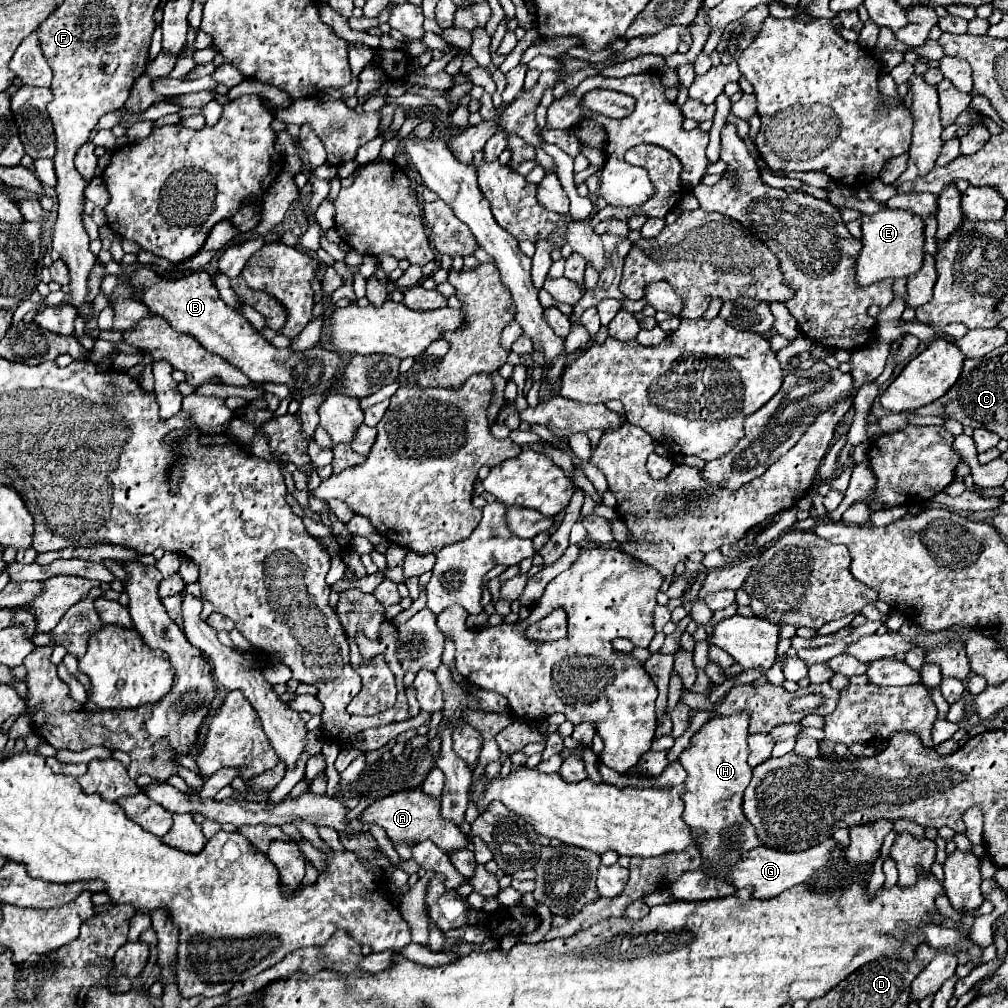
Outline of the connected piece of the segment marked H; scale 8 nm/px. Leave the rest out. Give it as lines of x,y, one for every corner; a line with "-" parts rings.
749,713
713,717
691,737
693,747
685,749
679,757
687,771
685,793
681,795
685,803
683,821
693,831
697,849
703,857
703,867
721,867
721,875
729,875
729,863
733,863
733,859
745,859
747,851
763,845
755,827
743,813
743,793
753,775
753,769
747,763
747,725

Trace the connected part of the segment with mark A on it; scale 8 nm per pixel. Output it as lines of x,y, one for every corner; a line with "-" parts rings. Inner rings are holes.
411,789
411,791
399,791
395,795
387,795
385,799
375,801
373,805
369,805
363,813
361,813
361,821
365,825
369,823
377,823
387,837
391,839
393,845
397,843
405,843
405,845
417,845
425,839
433,841
441,851
451,853
451,851
459,851
467,845
467,837
461,833
461,829
445,819
441,819
441,805
431,799
429,795
425,795
421,789

